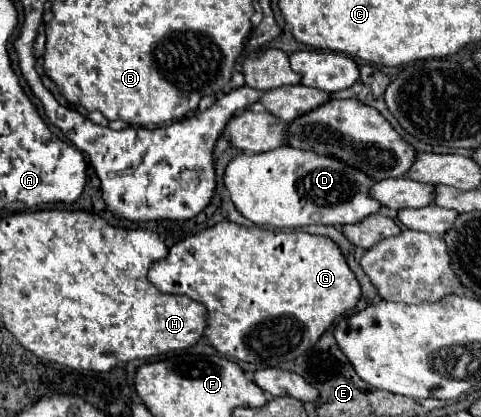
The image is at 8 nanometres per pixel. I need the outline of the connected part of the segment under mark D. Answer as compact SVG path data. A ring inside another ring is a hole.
M289 144L261 152L237 154L225 170L225 186L237 210L257 226L295 230L311 224L357 224L371 214L383 212L379 200L369 196L375 180L365 172L337 160L335 156L317 156L301 152Z

